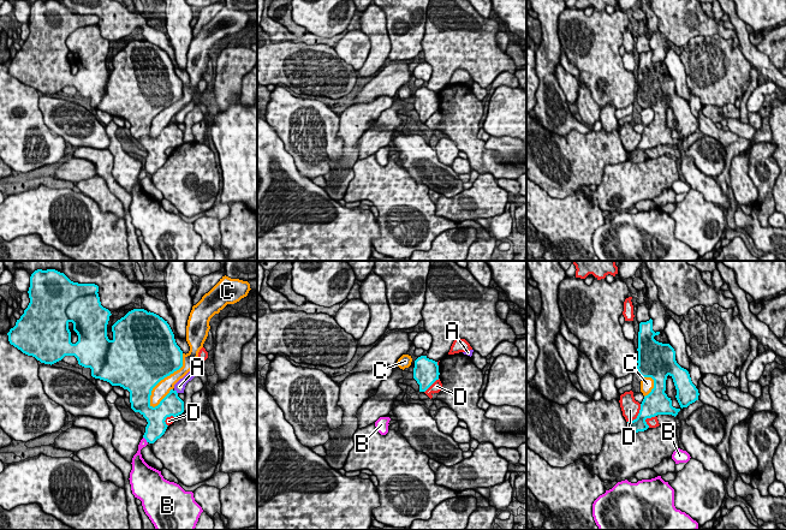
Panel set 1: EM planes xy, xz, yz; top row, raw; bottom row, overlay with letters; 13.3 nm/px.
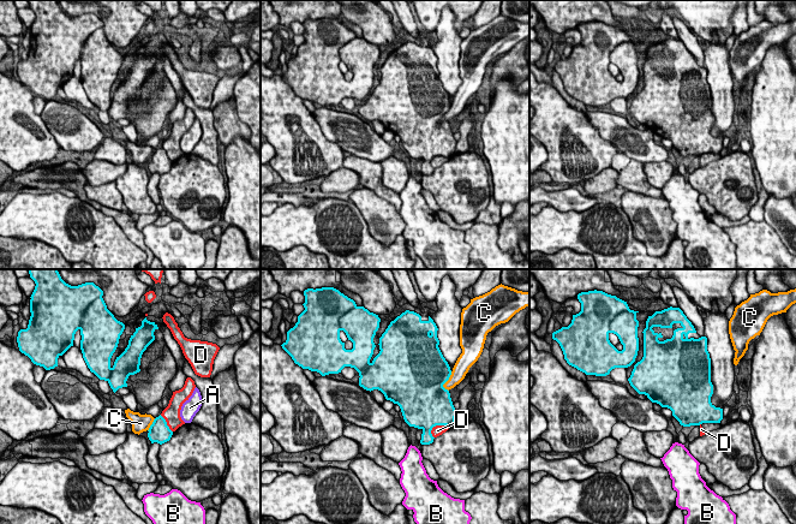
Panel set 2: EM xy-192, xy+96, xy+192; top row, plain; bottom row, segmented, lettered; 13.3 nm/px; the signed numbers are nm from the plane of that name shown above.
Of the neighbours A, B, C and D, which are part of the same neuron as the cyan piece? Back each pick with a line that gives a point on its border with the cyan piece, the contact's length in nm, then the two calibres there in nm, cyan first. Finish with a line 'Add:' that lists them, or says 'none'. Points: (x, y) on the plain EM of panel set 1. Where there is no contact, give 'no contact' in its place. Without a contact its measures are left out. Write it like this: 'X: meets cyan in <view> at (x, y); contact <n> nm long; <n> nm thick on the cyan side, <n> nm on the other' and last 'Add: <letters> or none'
A: meets cyan in xy at (176, 123); contact 70 nm long; 280 nm thick on the cyan side, 140 nm on the other
Add: A

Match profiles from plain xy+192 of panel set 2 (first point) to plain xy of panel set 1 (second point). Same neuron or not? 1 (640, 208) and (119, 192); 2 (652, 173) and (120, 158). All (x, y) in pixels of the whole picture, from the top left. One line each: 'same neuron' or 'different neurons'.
1: different neurons
2: same neuron

